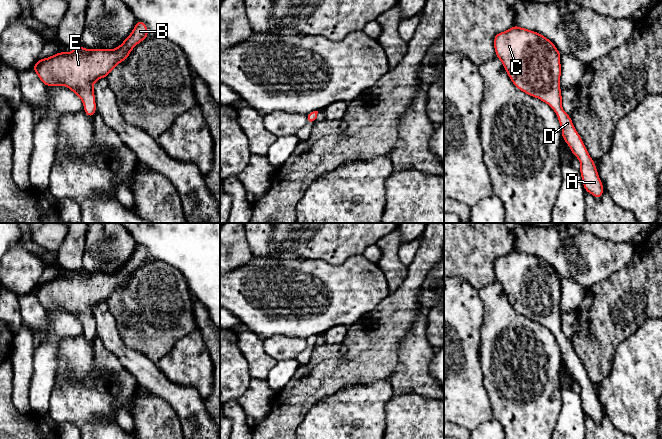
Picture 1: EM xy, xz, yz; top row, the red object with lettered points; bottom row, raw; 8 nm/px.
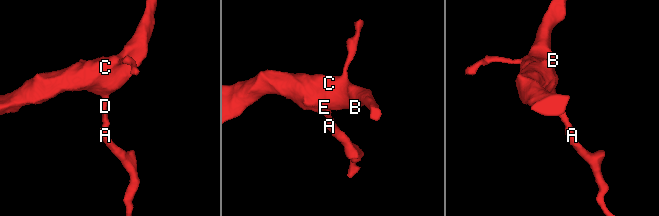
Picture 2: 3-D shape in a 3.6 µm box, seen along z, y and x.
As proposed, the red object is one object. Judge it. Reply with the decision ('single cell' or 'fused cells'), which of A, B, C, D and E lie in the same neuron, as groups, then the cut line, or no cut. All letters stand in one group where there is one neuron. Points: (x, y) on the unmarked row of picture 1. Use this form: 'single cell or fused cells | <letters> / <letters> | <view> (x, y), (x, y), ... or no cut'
single cell | A B C D E | no cut

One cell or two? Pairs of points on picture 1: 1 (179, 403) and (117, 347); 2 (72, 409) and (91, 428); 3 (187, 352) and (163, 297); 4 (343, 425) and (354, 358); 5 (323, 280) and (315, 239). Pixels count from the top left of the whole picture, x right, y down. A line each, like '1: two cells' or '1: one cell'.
1: one cell
2: two cells
3: two cells
4: two cells
5: two cells

